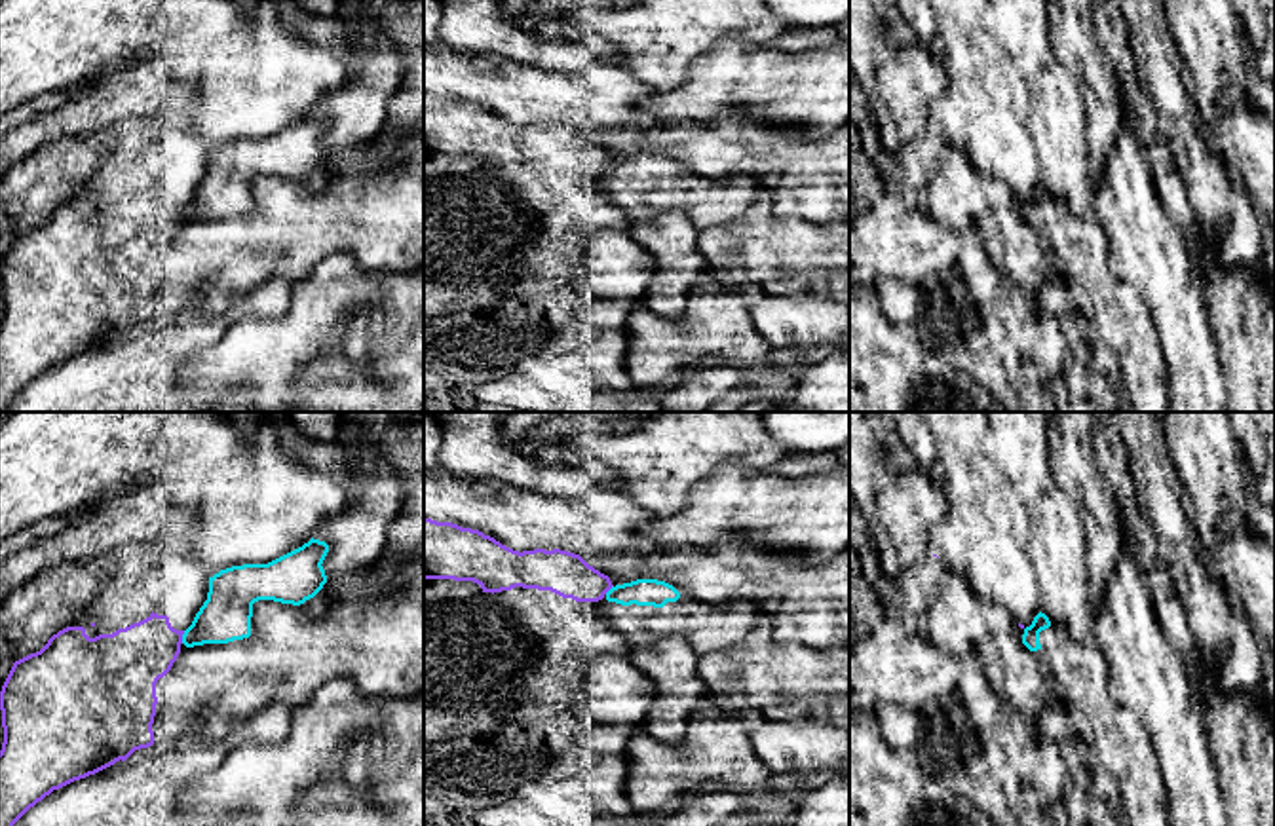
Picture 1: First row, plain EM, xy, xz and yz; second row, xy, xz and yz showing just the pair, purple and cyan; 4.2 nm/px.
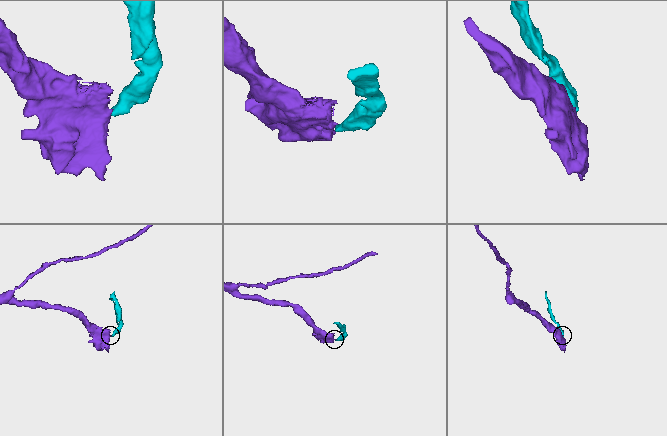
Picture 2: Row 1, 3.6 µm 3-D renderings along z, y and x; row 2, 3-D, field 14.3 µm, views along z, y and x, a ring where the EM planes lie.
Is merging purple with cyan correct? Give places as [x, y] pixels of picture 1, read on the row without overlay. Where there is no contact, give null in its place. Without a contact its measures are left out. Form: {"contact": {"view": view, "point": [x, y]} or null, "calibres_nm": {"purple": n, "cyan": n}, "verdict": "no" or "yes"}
{"contact": {"view": "xy", "point": [181, 211]}, "calibres_nm": {"purple": 280, "cyan": 220}, "verdict": "no"}

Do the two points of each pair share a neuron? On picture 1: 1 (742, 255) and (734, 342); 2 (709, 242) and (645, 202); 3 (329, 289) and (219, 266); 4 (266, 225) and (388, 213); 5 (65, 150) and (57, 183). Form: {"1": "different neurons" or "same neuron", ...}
{"1": "different neurons", "2": "different neurons", "3": "different neurons", "4": "same neuron", "5": "same neuron"}

